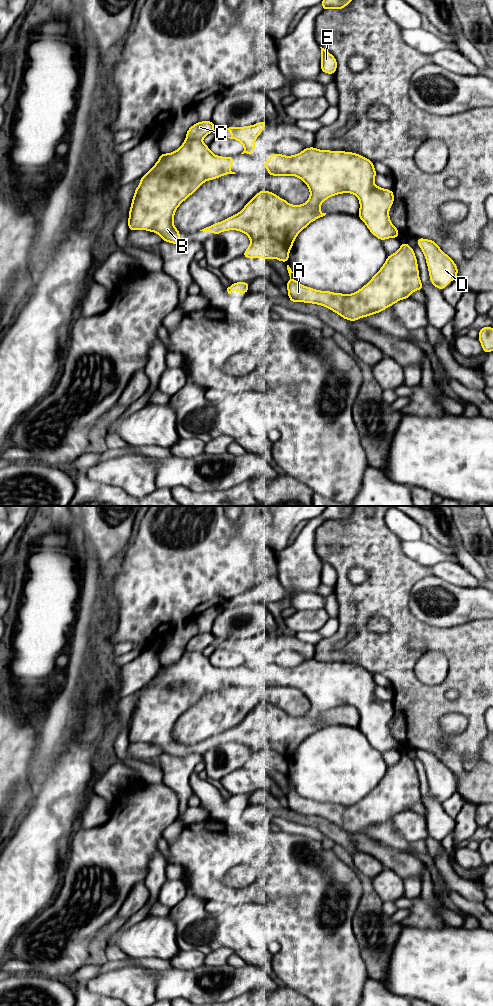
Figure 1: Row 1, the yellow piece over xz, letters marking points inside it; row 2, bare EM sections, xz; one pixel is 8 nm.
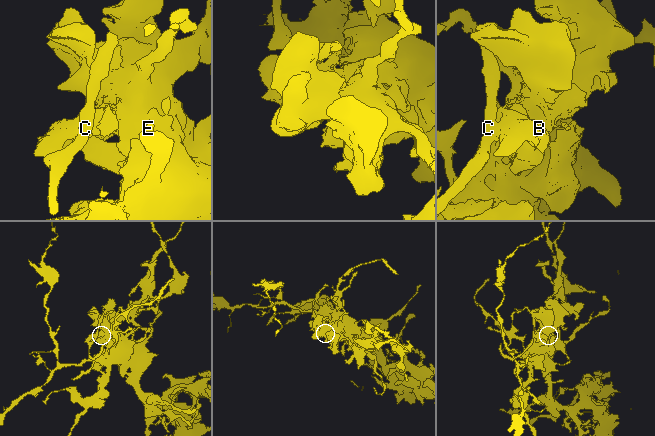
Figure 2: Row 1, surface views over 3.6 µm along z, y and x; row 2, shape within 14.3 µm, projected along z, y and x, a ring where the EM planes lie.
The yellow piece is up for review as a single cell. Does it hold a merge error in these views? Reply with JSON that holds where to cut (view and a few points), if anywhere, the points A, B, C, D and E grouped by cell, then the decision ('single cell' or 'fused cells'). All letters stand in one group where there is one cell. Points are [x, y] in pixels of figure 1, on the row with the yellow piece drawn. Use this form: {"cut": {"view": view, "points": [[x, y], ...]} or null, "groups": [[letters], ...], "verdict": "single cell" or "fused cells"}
{"cut": {"view": "xz", "points": [[186, 139], [201, 141]]}, "groups": [["A", "B", "D", "E"], ["C"]], "verdict": "fused cells"}

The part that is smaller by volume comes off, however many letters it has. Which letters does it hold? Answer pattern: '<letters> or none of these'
C

